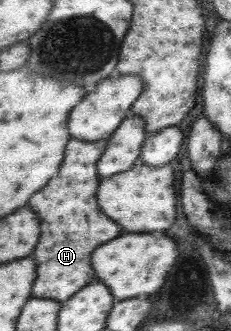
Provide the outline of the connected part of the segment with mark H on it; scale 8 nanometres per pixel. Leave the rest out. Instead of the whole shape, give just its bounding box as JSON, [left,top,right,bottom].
[29,140,119,303]

